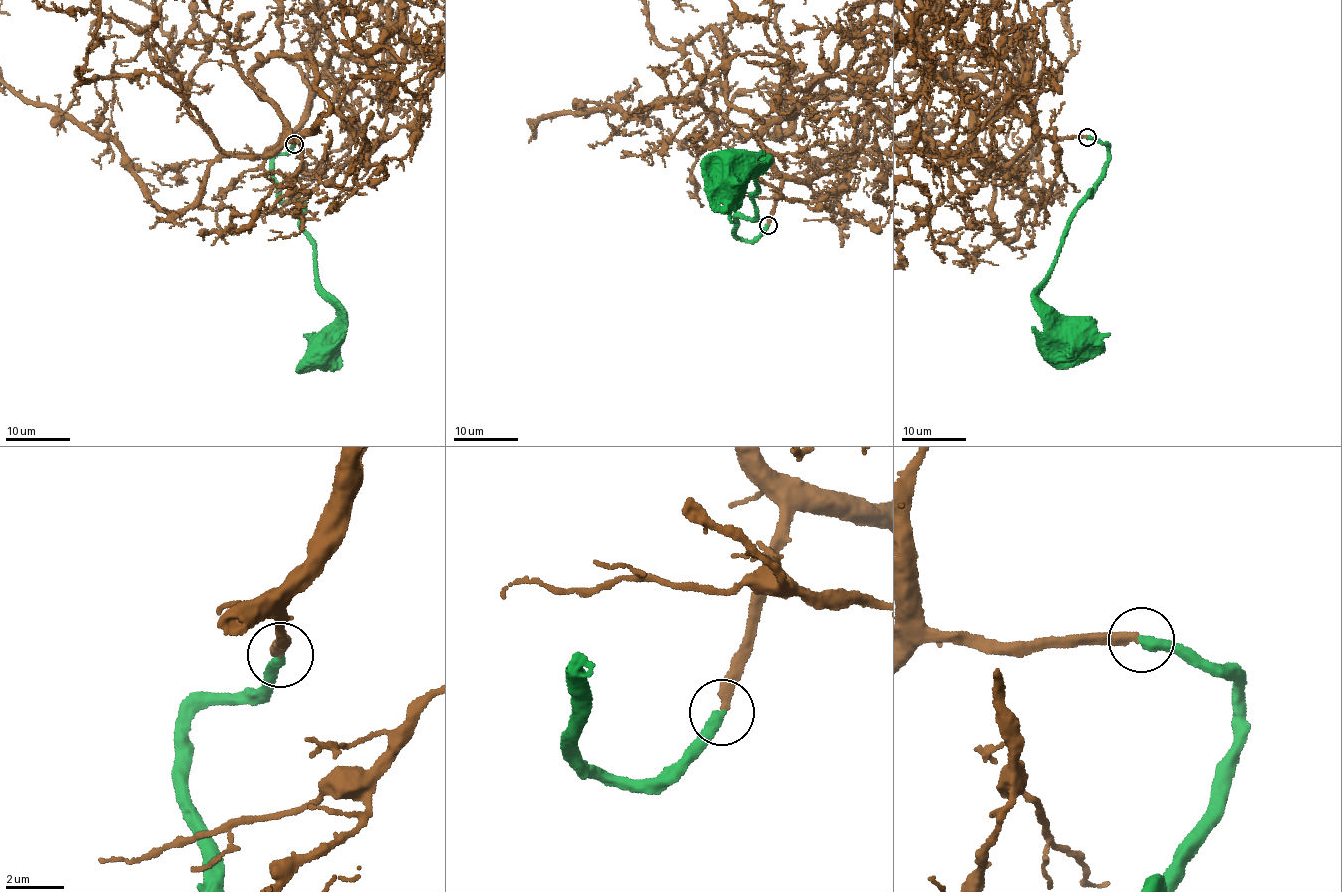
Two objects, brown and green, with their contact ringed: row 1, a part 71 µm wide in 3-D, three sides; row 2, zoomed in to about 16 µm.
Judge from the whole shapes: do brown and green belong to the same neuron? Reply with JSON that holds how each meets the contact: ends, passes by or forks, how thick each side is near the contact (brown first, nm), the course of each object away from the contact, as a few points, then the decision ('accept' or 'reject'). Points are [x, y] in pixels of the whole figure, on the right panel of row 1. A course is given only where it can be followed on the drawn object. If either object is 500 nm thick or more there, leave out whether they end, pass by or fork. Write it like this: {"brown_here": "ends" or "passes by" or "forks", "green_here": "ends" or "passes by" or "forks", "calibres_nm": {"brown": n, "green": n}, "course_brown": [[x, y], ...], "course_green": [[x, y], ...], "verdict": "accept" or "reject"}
{"brown_here": "ends", "green_here": "ends", "calibres_nm": {"brown": 340, "green": 380}, "course_brown": [[1087, 137], [1019, 151], [994, 184], [997, 232], [1018, 228], [1019, 175], [1055, 93], [1023, 51]], "course_green": [[1087, 137], [1109, 146], [1105, 176], [1070, 221], [1053, 270], [1037, 296], [1057, 318], [1068, 342]], "verdict": "accept"}

